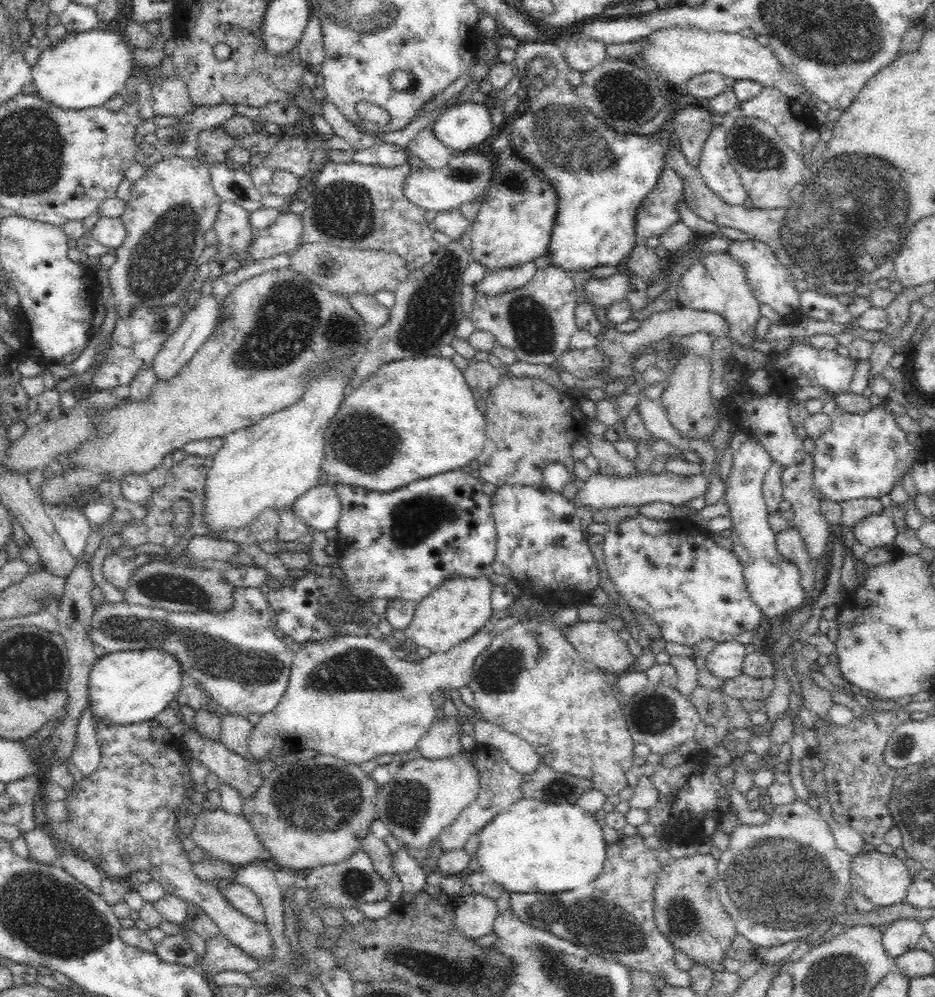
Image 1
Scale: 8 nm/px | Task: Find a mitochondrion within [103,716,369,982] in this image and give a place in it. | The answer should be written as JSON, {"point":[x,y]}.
{"point":[325,800]}

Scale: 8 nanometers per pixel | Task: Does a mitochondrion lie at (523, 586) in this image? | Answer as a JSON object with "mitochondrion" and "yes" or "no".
{"mitochondrion":"no"}

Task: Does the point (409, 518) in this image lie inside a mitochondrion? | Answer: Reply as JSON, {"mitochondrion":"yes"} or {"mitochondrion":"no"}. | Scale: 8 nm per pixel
{"mitochondrion":"yes"}

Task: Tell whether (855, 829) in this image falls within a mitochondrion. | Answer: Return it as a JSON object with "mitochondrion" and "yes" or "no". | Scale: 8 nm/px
{"mitochondrion":"no"}

